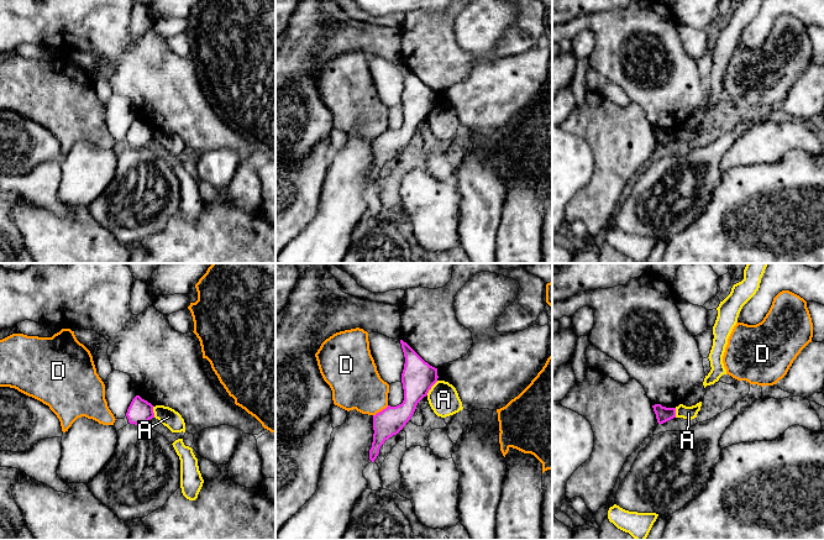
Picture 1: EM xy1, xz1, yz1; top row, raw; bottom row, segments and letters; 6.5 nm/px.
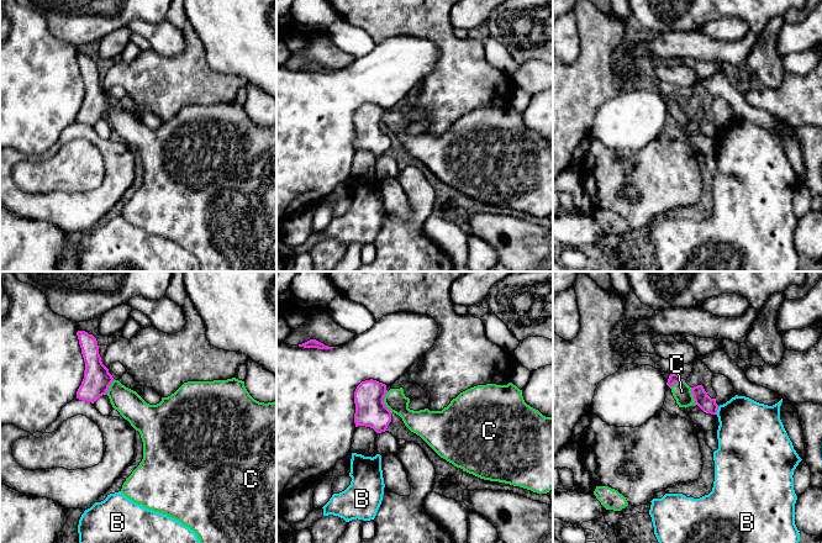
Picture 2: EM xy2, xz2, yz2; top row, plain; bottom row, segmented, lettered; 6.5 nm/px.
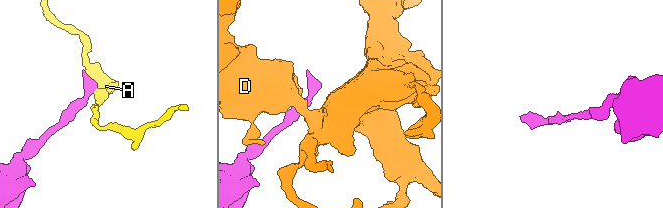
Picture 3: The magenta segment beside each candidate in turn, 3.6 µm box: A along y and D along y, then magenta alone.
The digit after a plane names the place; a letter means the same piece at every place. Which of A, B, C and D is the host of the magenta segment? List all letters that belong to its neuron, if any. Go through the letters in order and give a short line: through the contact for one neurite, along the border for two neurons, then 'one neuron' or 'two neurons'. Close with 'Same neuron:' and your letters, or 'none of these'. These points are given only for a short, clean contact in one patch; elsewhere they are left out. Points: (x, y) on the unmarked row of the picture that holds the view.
A: line xz1 (437, 104), (426, 118); two neurons
B: line yz2 (718, 130), (715, 137); two neurons
C: line xz2 (370, 135), (383, 125), (395, 124); one neuron
D: line xz1 (388, 129), (373, 139); two neurons
Same neuron: C

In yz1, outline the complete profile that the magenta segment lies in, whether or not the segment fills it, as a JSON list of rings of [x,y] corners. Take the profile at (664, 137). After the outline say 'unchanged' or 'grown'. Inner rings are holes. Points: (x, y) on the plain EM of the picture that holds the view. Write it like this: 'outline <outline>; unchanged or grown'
outline [[[661,127],[652,129],[658,147],[663,147],[676,141],[676,131],[666,131]]]; unchanged

